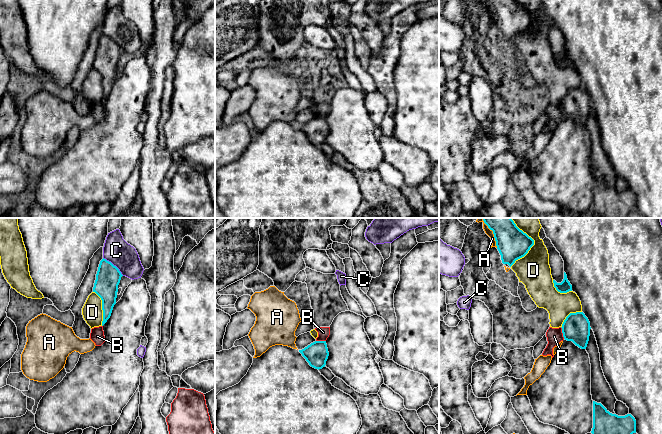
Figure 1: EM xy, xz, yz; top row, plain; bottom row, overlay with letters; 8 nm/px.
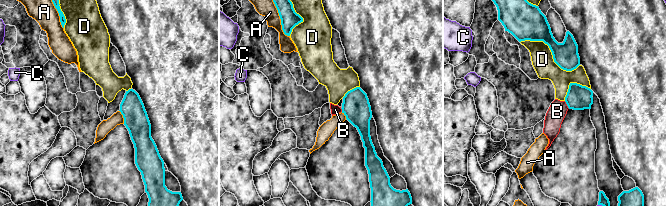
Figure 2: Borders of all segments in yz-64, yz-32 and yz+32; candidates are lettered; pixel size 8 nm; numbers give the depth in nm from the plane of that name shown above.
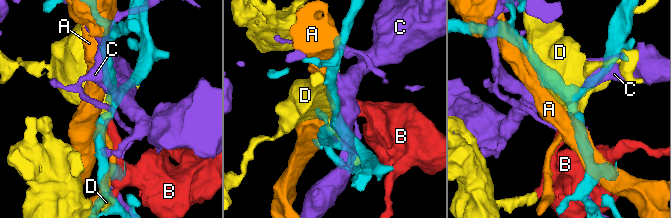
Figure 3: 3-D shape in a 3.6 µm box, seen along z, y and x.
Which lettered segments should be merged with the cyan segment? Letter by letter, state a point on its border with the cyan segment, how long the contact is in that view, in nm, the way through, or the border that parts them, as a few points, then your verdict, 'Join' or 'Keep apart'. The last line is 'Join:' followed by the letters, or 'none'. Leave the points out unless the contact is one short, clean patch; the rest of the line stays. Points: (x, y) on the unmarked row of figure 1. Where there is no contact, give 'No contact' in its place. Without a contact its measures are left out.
A: Touches cyan at yz (494, 12). Shared border 220 nm. Keep apart
B: Touches cyan at yz (563, 109). Shared border 100 nm. Boundary: yz (560, 103), (564, 114). Keep apart
C: Touches cyan at xy (113, 41). Shared border 220 nm. Keep apart
D: Touches cyan at yz (532, 21). Shared border 340 nm. Keep apart
Join: none

